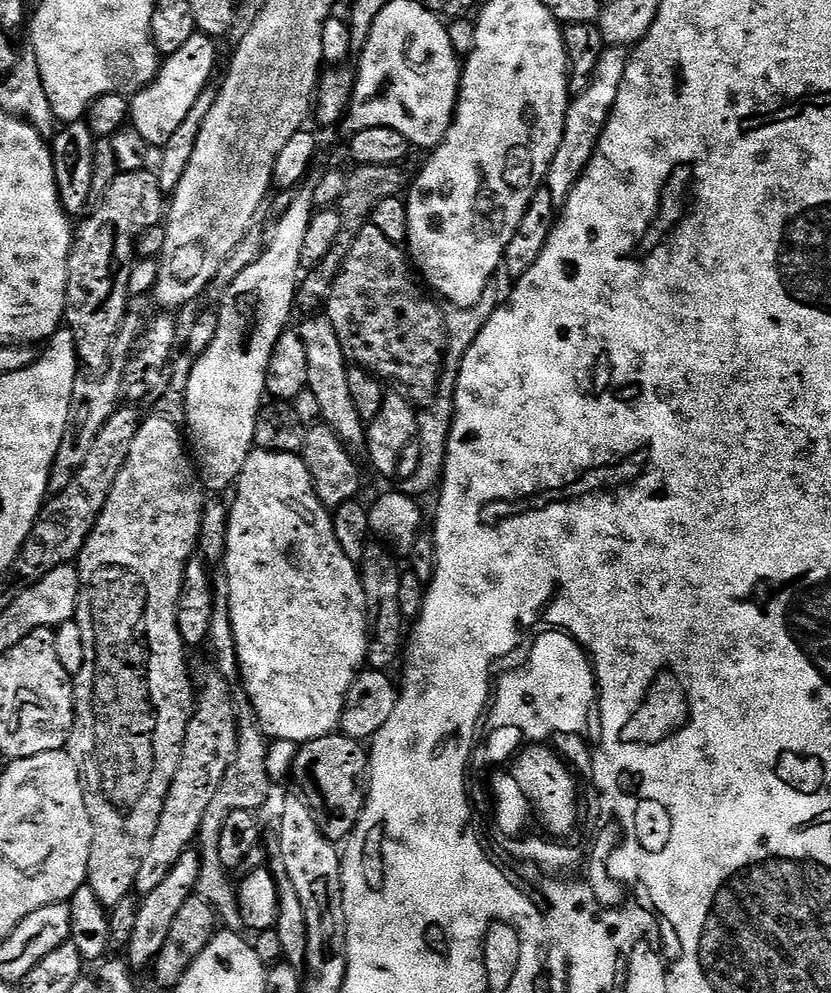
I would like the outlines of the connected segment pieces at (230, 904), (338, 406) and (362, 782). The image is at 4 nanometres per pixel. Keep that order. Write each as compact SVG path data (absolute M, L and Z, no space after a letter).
M246 710L237 715L239 730L239 746L236 748L236 756L232 760L231 766L227 768L227 774L222 780L217 794L214 794L213 801L205 811L202 818L202 826L199 828L197 836L197 849L200 854L199 880L196 883L195 895L210 902L216 909L216 915L223 927L227 931L241 933L245 927L242 922L240 904L237 902L236 888L226 879L227 871L221 860L219 853L219 839L221 837L222 822L236 809L246 809L248 811L259 811L270 796L270 789L274 783L269 778L267 772L267 754L269 741L263 729L260 727L256 713Z
M312 314L298 325L302 338L302 346L306 346L306 359L310 374L308 375L307 391L313 392L318 398L320 420L344 444L349 452L359 453L366 444L366 422L358 418L358 410L350 398L350 386L346 379L350 362L345 358L342 342L338 342L338 334L334 334L334 326L330 326L327 315Z
M343 734L323 736L297 747L290 772L292 776L296 775L297 782L304 788L310 787L312 780L316 783L316 788L320 791L329 812L328 824L326 820L320 826L326 839L344 842L356 829L358 818L364 813L369 759L369 749L361 741L351 740Z

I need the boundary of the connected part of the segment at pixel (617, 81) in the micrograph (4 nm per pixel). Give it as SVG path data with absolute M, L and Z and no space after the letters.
M605 47L603 54L598 58L598 66L594 66L594 74L590 78L586 90L575 93L568 101L562 142L558 146L558 154L554 154L554 158L550 162L546 177L546 187L550 190L550 194L558 206L563 205L564 199L586 170L586 166L598 146L602 130L606 126L614 102L618 98L618 90L622 86L622 78L626 74L629 55L628 48Z

